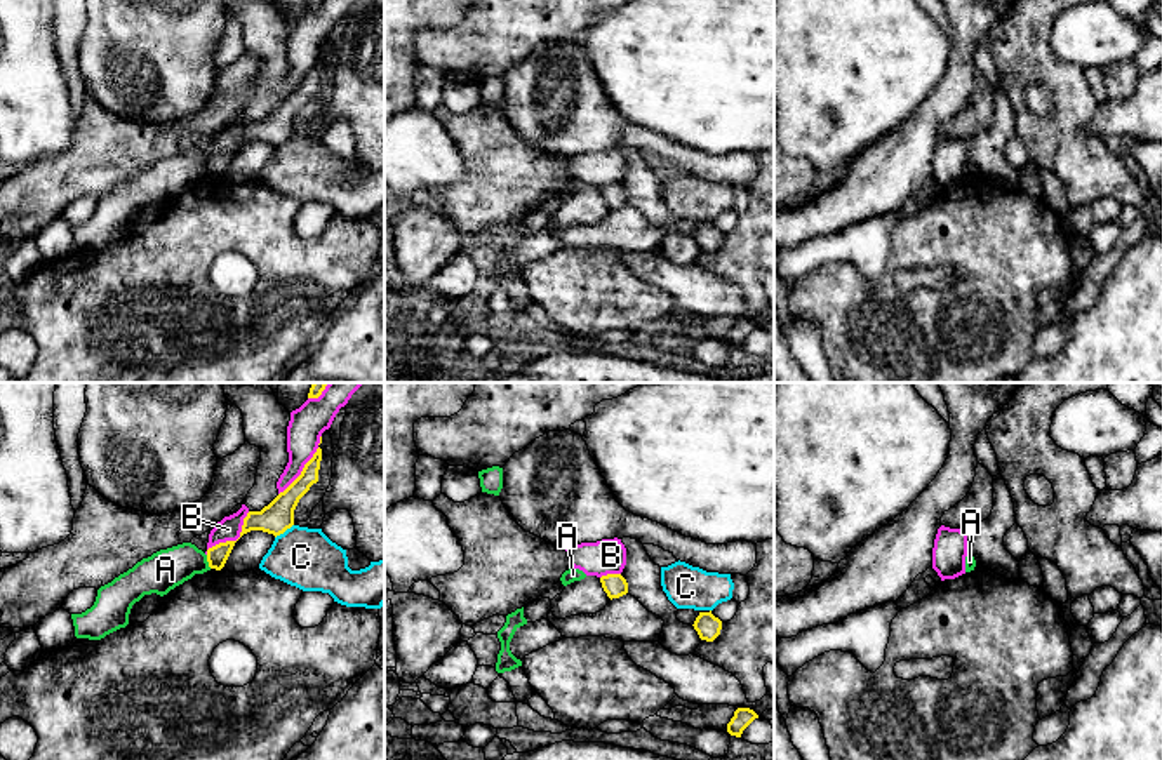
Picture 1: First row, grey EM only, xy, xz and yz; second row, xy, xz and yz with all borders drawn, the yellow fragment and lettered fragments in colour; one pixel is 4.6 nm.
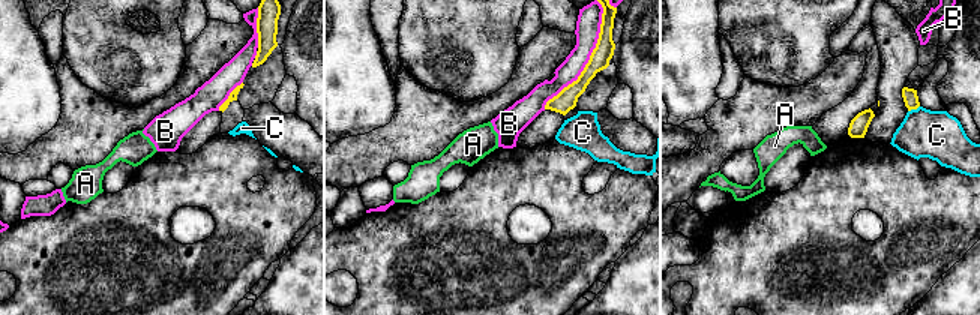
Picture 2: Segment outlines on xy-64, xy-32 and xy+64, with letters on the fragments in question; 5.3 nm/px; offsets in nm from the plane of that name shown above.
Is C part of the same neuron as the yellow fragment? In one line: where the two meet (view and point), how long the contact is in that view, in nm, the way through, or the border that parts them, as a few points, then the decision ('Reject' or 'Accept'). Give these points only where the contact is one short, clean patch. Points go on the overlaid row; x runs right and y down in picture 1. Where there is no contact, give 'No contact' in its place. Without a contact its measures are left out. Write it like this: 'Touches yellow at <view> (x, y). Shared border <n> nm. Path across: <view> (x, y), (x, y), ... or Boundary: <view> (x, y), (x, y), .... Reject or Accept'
Touches yellow at xy (284, 531). Shared border 110 nm. Boundary: xy (293, 524), (275, 538). Reject

